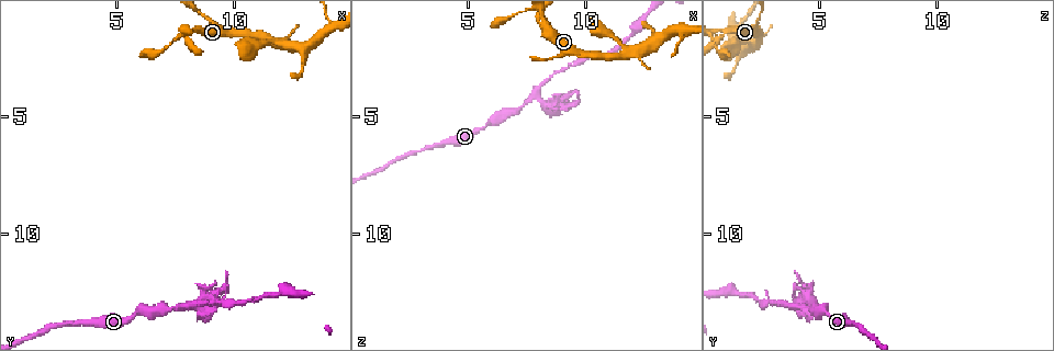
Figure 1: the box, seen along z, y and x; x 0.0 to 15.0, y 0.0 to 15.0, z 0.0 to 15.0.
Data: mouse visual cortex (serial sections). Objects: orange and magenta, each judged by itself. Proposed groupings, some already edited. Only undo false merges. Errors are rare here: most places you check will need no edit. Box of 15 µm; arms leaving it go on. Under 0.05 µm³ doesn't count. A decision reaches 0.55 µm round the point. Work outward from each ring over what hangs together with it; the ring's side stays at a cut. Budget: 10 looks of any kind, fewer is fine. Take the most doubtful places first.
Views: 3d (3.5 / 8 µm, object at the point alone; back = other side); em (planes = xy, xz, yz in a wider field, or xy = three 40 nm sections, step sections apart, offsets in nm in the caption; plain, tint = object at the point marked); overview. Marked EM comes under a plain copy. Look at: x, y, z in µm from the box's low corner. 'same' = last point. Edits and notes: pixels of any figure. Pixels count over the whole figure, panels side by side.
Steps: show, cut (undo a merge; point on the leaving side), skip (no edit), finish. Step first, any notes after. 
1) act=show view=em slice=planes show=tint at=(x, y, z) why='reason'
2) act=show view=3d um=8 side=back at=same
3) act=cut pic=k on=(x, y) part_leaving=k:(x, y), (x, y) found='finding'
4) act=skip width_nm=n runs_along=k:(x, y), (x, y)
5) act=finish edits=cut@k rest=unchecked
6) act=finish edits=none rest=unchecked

act=show view=3d um=3.5 at=(8.4, 1.3, 1.0) why='narrows sharply'

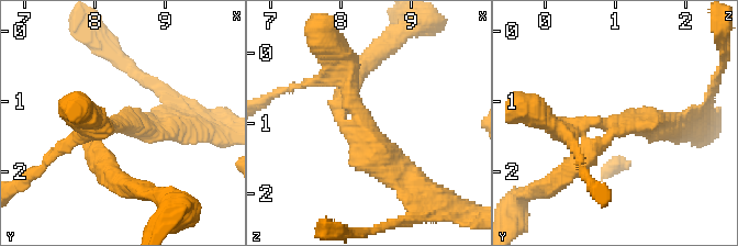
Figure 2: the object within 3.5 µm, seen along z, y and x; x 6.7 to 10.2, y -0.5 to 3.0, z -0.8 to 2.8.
act=show view=em slice=xy step=3 show=tint at=(8.30, 1.30, 1.10) why='shape alone is not enough'

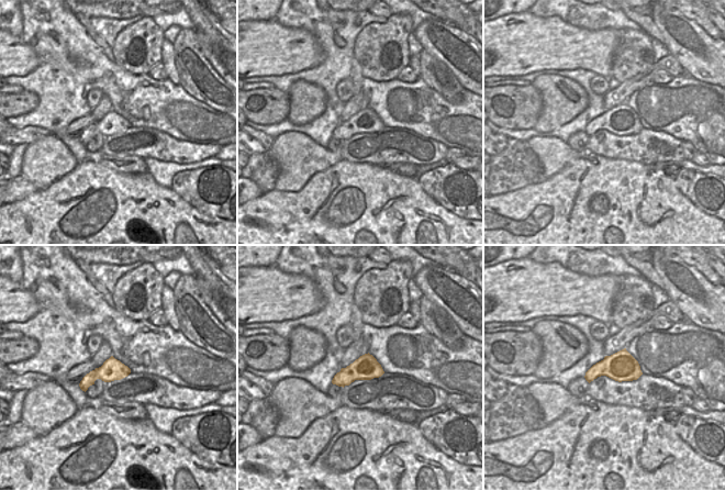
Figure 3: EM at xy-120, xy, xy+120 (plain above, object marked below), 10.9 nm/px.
act=show view=em slice=planes show=tint at=same

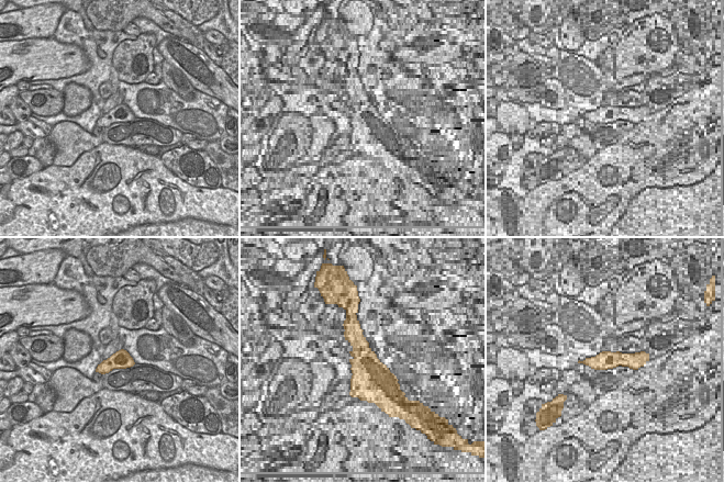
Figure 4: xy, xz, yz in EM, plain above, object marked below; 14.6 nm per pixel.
act=skip arms=3 arm_widths_nm=250,250,300 runs_along=2:(414, 180), (330, 76) found='all the same cell'

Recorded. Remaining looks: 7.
act=show view=3d um=8 at=(11.7, 1.8, 2.4) why='sharp bend'

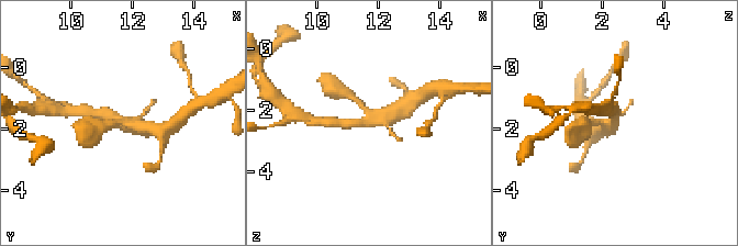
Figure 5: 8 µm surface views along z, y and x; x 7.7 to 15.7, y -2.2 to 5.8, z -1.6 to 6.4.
act=show view=em slice=xy step=2 show=tint at=(11.8, 1.9, 2.3) why='need the tissue'

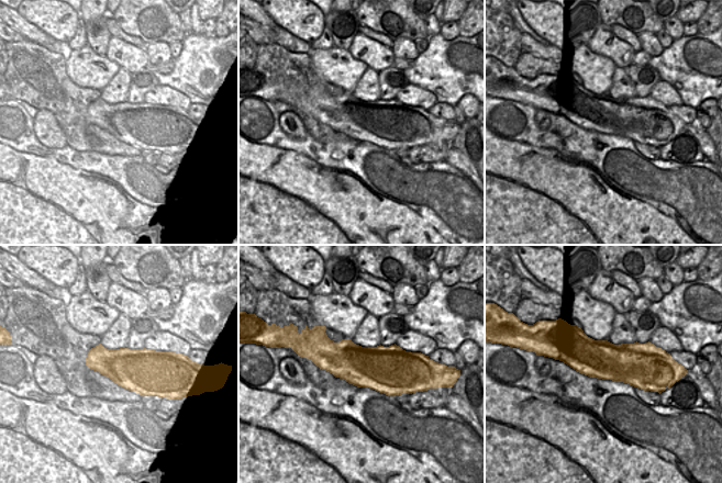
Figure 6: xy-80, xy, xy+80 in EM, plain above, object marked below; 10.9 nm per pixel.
act=skip found='all the same cell'

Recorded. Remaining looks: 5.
act=show view=em slice=xy step=1 show=tint at=(14.1, 1.2, 1.4)

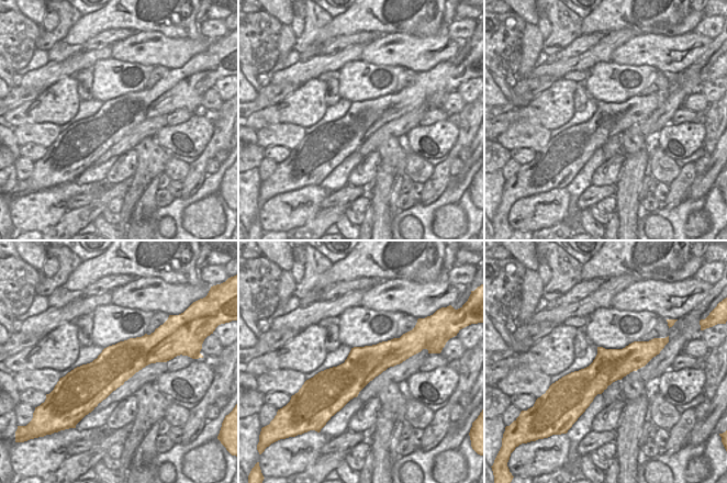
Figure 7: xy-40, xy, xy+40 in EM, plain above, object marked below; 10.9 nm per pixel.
act=show view=3d um=3.5 side=back at=same

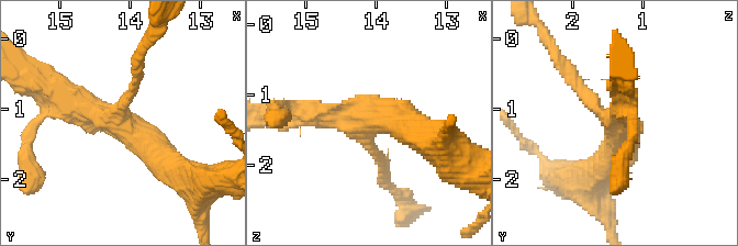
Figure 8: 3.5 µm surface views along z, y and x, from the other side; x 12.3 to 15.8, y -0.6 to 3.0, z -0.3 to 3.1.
act=skip width_nm=380 runs_along=7:(407, 352), (316, 378) found='continuous, no second cell'

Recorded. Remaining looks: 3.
act=show view=3d um=3.5 at=(6.2, 13.3, 5.2) why='thick turns thin'

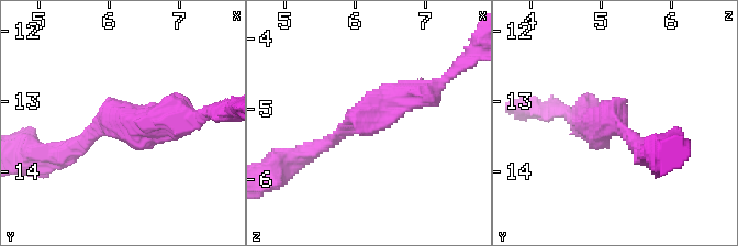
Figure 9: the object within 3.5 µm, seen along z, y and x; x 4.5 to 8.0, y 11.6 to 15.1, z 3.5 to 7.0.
act=show view=em slice=xy step=5 show=tint at=(6.20, 13.30, 5.15) arm_widths_nm=200,400 why='shape alone is not enough'

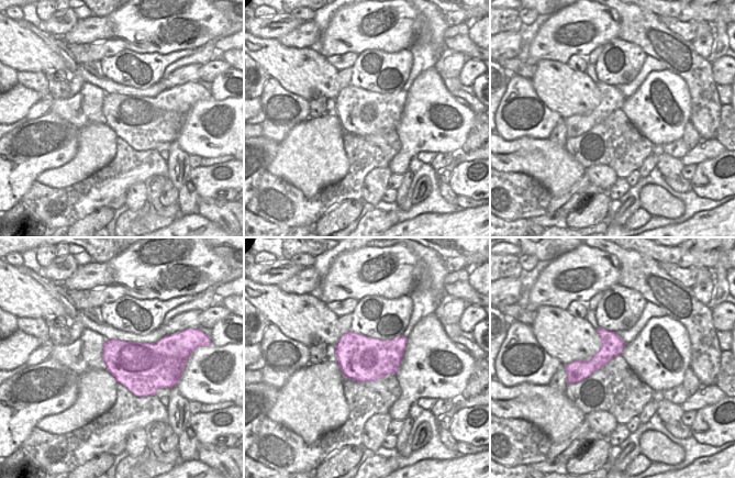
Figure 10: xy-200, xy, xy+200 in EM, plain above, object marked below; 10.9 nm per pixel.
act=skip runs_along=10:(615, 336), (611, 346), (574, 379) found='continuous, no second cell'

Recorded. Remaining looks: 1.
act=finish edits=none rest=unchecked

